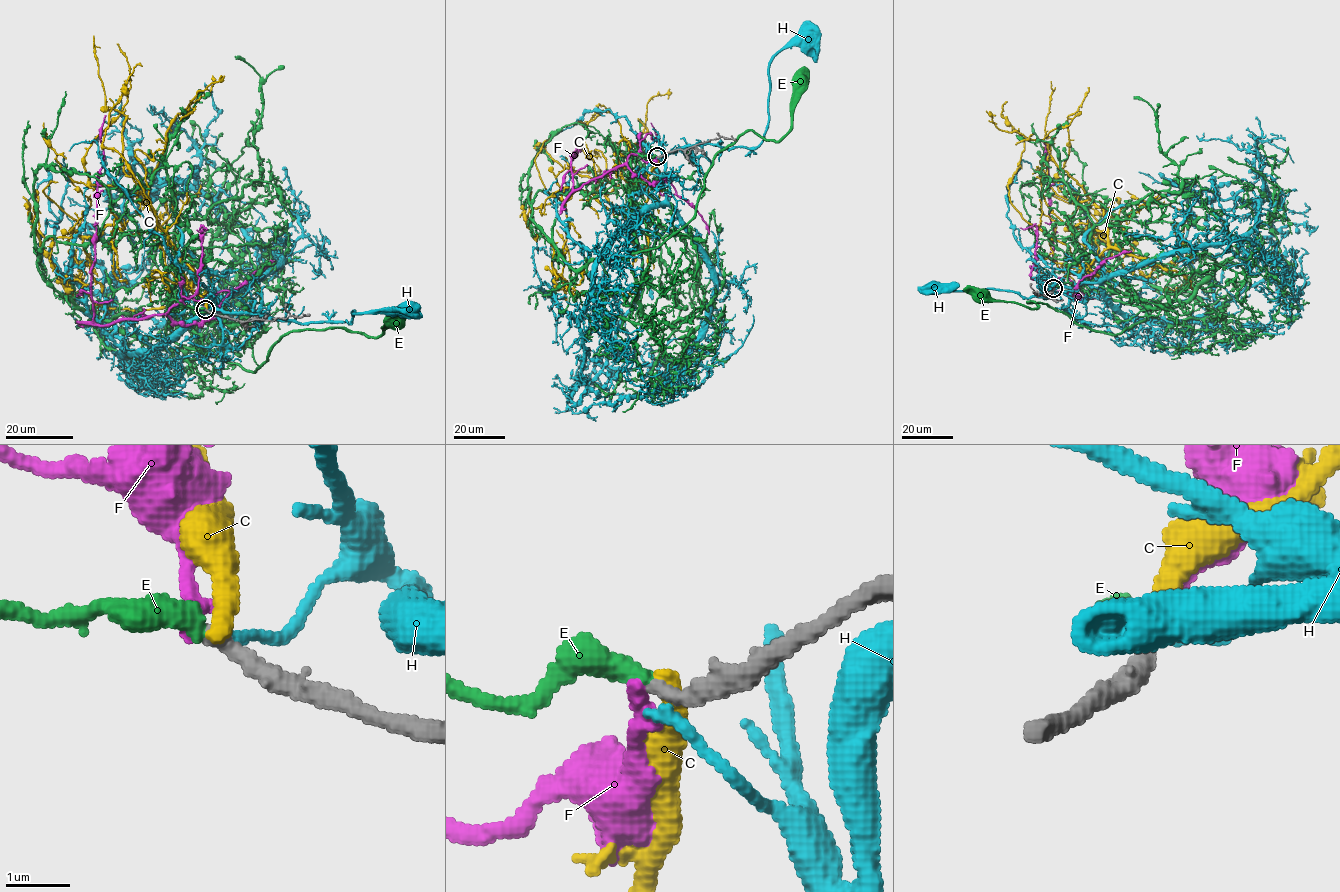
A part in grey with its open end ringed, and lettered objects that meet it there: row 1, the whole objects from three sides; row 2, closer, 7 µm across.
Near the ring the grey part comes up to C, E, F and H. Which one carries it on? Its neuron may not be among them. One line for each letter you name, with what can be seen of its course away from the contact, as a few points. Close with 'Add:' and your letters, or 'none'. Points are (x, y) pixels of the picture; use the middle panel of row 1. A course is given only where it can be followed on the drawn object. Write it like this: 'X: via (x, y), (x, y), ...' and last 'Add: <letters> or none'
E: via (657, 157), (630, 159), (633, 253), (659, 247), (692, 218), (718, 152), (749, 130), (782, 138), (803, 79)
Add: E

